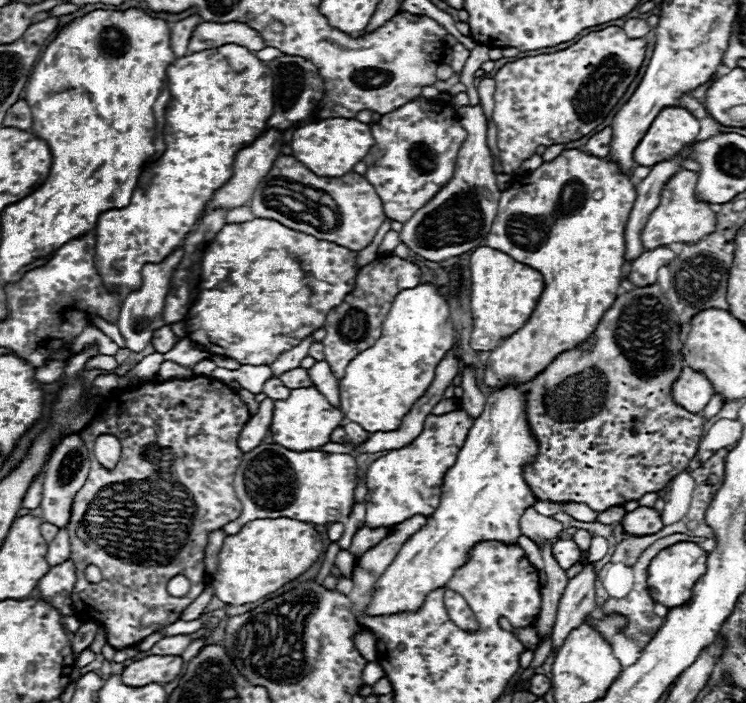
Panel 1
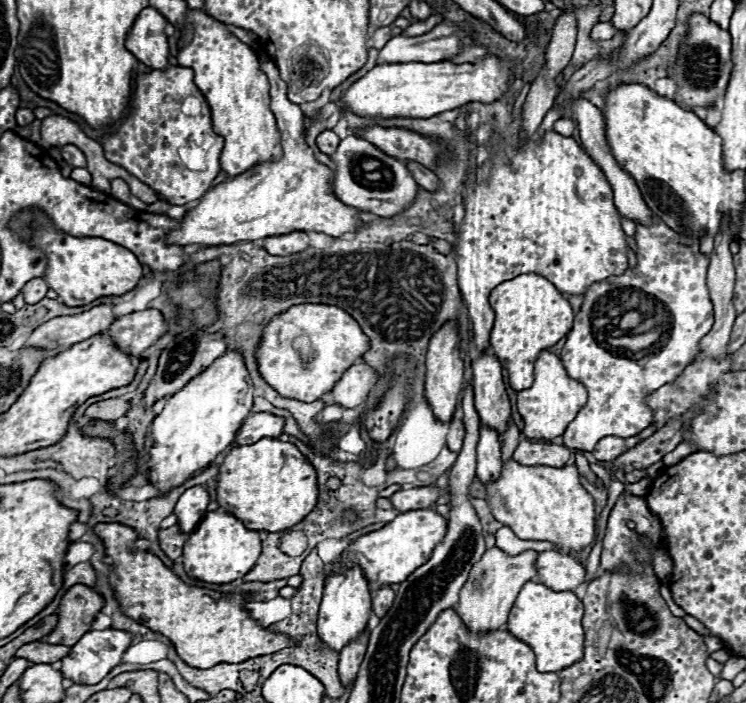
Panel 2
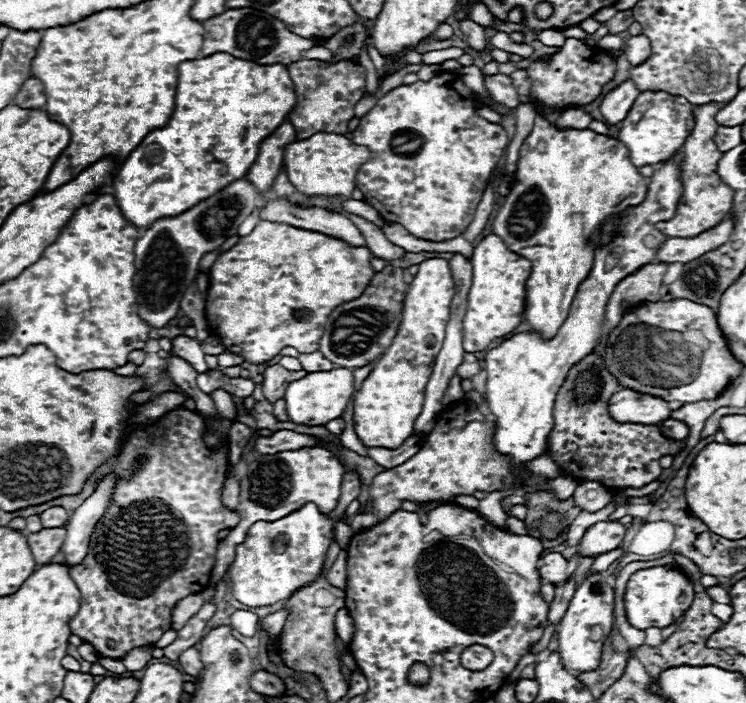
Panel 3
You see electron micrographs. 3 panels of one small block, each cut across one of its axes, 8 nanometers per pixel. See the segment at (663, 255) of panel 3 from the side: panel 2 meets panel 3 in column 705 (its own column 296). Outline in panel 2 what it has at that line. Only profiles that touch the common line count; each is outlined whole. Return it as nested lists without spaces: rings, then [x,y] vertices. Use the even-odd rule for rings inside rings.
[[[290,232],[282,236],[270,236],[264,242],[264,250],[272,256],[288,256],[304,252],[310,246],[310,238],[306,232]]]

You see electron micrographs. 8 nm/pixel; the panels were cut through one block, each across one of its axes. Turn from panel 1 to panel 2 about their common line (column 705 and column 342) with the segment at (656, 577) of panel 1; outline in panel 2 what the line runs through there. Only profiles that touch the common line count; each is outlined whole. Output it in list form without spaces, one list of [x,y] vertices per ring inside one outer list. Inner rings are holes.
[[[418,486],[418,488],[394,492],[390,496],[390,502],[398,512],[404,512],[404,514],[398,514],[384,528],[368,532],[368,534],[360,536],[358,540],[354,540],[338,556],[336,562],[324,566],[324,576],[328,578],[328,576],[336,574],[336,570],[360,566],[364,570],[364,578],[368,578],[368,586],[372,592],[378,590],[380,586],[392,586],[392,584],[404,582],[408,578],[408,574],[412,574],[412,570],[416,570],[430,558],[432,550],[436,548],[436,544],[440,544],[440,540],[446,534],[446,518],[442,518],[434,510],[420,510],[420,508],[434,506],[438,496],[440,496],[440,490],[434,486]]]

